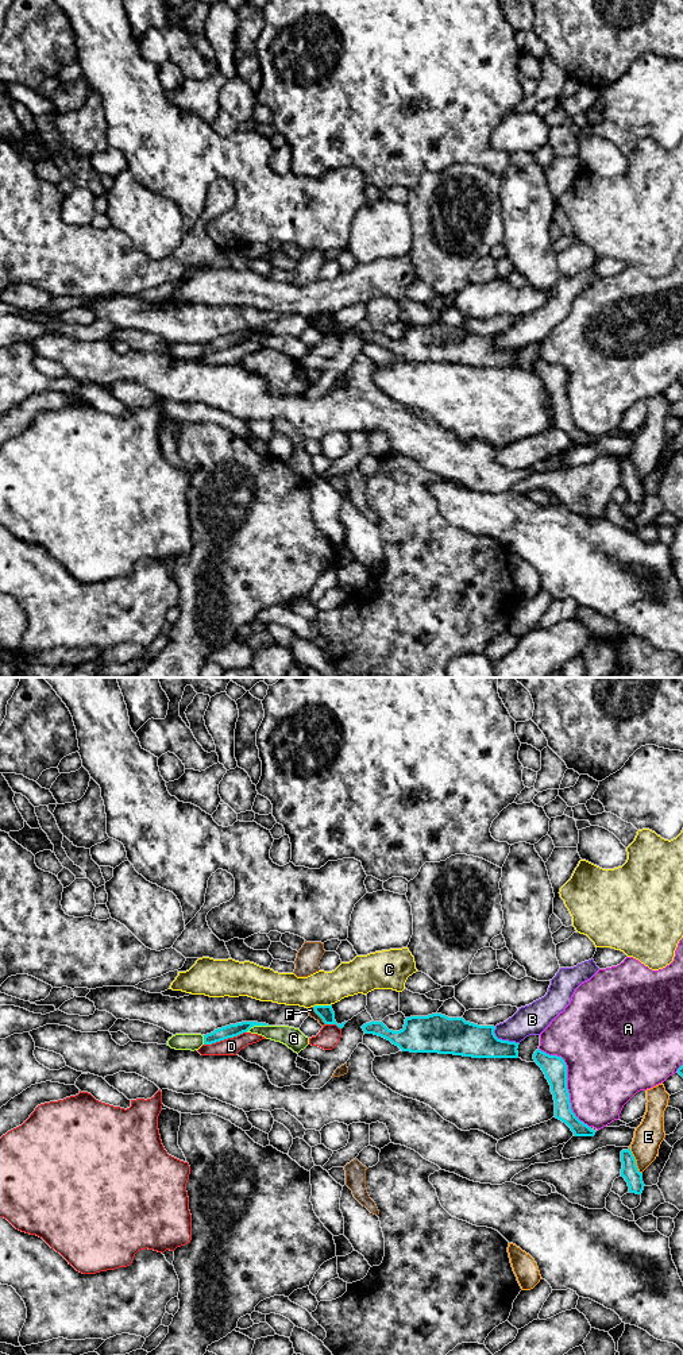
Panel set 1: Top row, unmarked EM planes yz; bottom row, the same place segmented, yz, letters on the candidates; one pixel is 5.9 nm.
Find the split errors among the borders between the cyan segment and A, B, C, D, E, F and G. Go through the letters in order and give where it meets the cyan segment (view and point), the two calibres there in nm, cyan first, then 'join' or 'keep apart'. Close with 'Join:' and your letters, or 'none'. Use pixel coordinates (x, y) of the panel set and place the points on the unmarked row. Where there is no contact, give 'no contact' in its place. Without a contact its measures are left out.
A: yz (566, 392) | 140/460 nm | keep apart
B: yz (504, 350) | 200/180 nm | keep apart
C: yz (321, 315) | 90/200 nm | keep apart
D: yz (224, 347) | 80/110 nm | keep apart
E: yz (635, 470) | 100/170 nm | keep apart
F: yz (317, 323) | 90/40 nm | keep apart
G: yz (257, 334) | 80/120 nm | keep apart
Join: none

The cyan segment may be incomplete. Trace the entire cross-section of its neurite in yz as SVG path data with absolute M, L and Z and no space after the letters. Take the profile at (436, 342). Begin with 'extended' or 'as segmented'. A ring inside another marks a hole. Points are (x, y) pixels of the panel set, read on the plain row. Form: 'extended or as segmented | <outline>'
as segmented | M432 323L406 327L400 340L389 339L382 331L374 329L362 337L366 343L390 350L402 360L472 367L518 367L520 352L498 348L494 335L478 335L463 327Z

